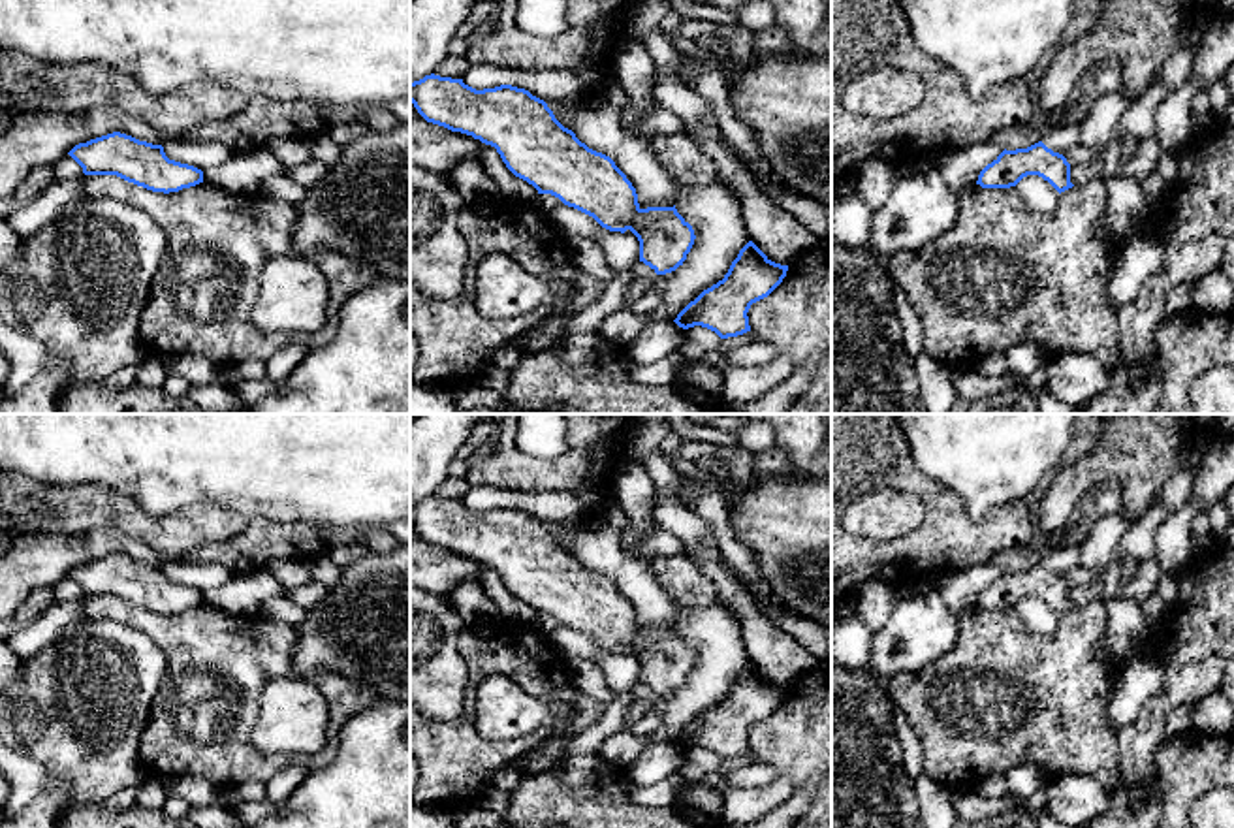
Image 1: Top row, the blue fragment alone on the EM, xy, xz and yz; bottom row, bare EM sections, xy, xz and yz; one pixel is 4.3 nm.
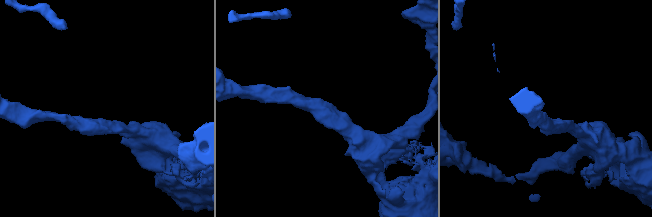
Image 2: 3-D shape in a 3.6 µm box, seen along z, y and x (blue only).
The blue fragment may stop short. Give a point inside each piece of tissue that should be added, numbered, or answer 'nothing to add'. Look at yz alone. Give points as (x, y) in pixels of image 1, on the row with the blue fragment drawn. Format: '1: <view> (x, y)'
nothing to add

